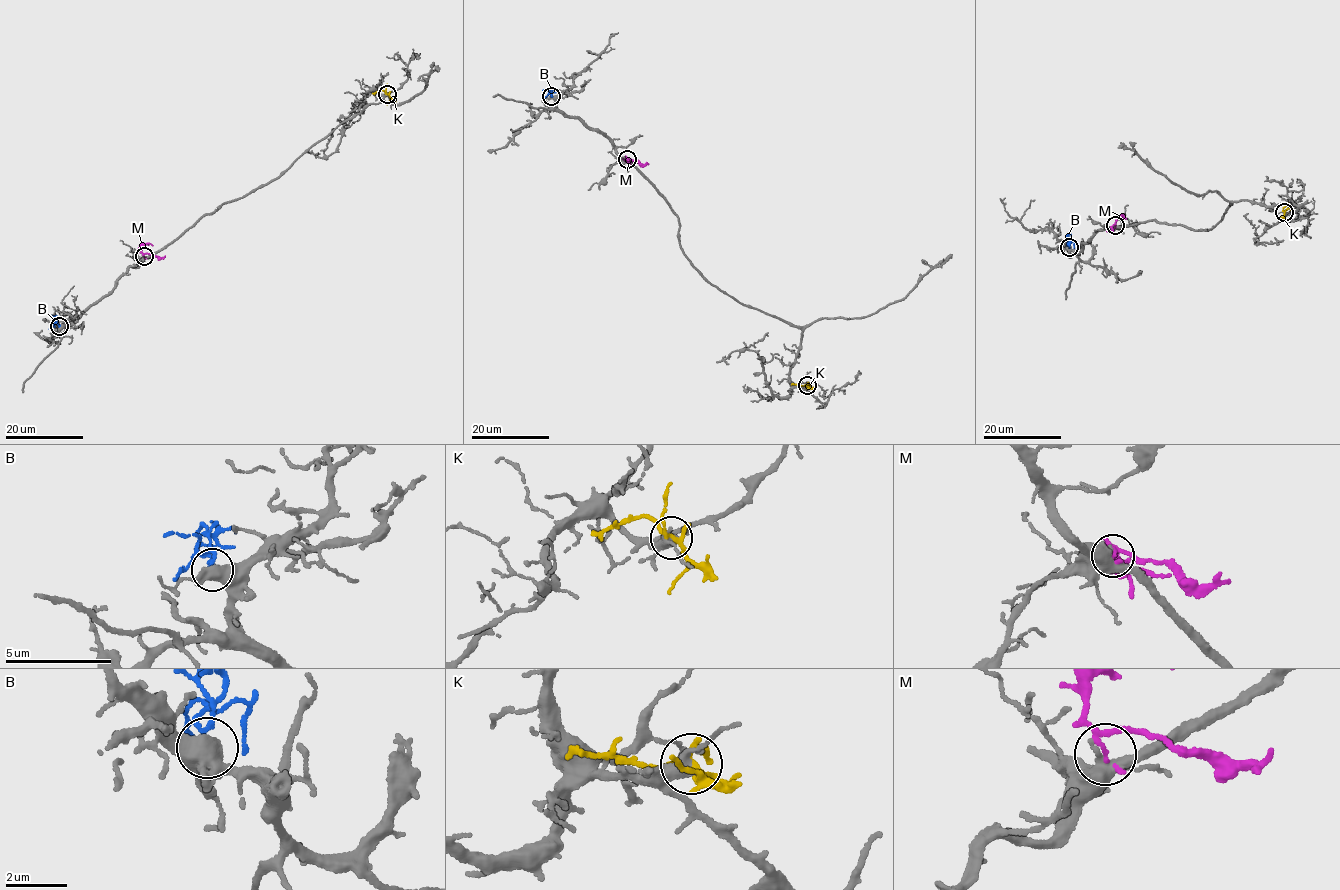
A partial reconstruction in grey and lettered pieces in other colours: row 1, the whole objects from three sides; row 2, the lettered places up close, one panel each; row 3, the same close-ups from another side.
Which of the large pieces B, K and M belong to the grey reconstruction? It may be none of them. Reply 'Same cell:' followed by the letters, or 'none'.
Same cell: B

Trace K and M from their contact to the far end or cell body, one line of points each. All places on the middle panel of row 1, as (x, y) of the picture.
K: (807, 385), (792, 384)
M: (627, 159), (648, 164)

